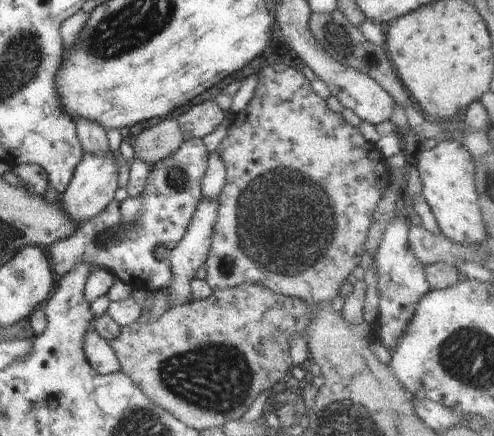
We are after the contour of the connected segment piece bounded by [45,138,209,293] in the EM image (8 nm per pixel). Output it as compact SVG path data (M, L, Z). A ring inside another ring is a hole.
M188 138L182 142L182 146L172 152L170 156L159 160L150 167L150 176L146 181L142 196L137 199L126 199L122 202L115 198L112 202L90 222L84 222L76 230L73 236L65 237L45 249L48 254L51 267L61 276L68 274L76 264L94 264L98 268L105 268L116 276L118 281L129 284L133 289L155 293L170 286L172 280L172 267L170 259L166 258L168 251L176 248L182 240L198 202L202 200L202 178L207 171L209 153L202 139Z

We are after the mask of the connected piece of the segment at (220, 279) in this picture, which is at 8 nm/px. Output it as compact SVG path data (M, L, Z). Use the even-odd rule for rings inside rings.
M286 64L269 65L258 71L258 84L252 100L241 113L236 113L232 118L232 124L228 128L228 136L217 147L220 160L226 166L225 184L218 195L218 220L216 220L215 232L212 232L212 244L208 252L206 269L206 282L210 288L224 290L230 287L240 286L246 282L264 286L272 292L298 298L311 303L329 303L340 293L344 282L352 280L352 271L360 264L361 256L365 252L366 237L372 214L376 210L376 204L393 178L385 164L385 158L374 143L366 141L360 129L353 127L344 121L340 113L332 111L323 98L320 98L313 90L311 82L304 75Z

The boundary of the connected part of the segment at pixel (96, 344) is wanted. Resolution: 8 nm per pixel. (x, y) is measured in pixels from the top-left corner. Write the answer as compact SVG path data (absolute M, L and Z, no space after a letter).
M92 325L86 330L86 336L84 336L84 354L96 374L110 375L121 370L116 353Z

